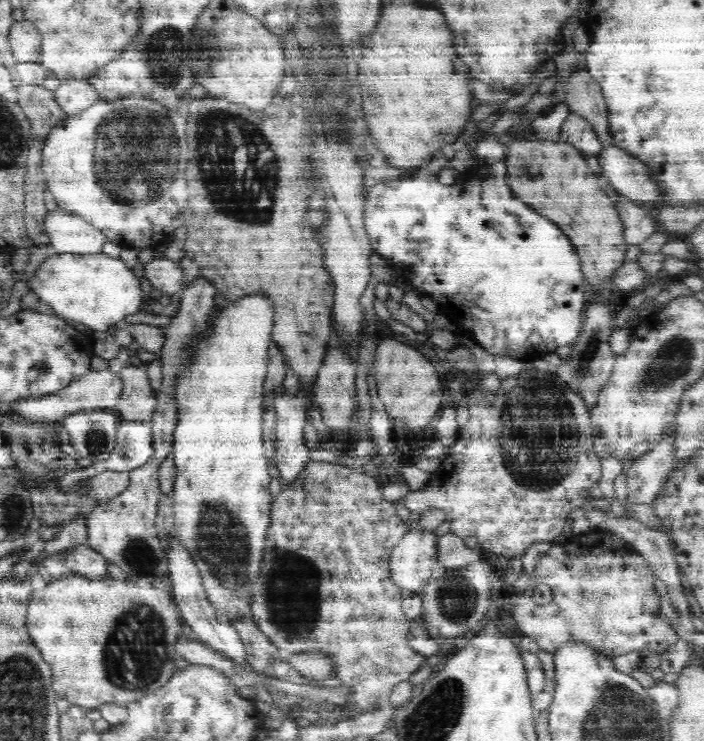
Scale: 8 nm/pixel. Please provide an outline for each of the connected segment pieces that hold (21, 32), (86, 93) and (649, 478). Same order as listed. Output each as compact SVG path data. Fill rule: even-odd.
M30 20L12 22L7 34L12 58L17 62L38 63L41 58L40 31Z
M89 78L62 79L55 94L56 101L62 105L62 109L66 113L84 110L100 99L100 91L96 89L96 85L92 84Z
M670 433L669 438L652 446L646 454L640 456L626 469L630 502L652 503L659 496L669 472L672 451Z

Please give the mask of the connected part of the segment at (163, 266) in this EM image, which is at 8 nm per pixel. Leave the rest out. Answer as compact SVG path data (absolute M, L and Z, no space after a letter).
M154 257L153 260L143 265L143 269L144 277L149 280L153 288L160 290L162 294L183 290L184 273L179 260Z

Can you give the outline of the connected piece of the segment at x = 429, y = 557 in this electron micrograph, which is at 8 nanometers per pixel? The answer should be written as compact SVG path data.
M411 528L402 540L392 548L389 556L391 581L405 594L419 594L432 578L432 568L437 564L437 536L432 531L424 532L420 528Z

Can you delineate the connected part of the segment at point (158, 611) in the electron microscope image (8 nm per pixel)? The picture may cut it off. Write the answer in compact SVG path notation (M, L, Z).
M76 572L68 573L62 578L52 579L50 582L45 582L42 588L30 589L30 600L28 600L28 608L26 608L26 628L28 628L28 636L32 640L32 644L38 648L38 652L44 656L44 660L48 664L52 664L54 670L54 690L66 698L72 704L77 704L88 709L99 709L100 706L106 702L118 704L128 704L132 700L138 700L150 694L158 688L162 688L171 677L170 672L176 670L174 660L178 656L175 651L175 646L183 637L187 635L182 629L182 620L180 620L180 611L178 605L173 600L173 592L163 588L160 584L156 583L135 583L130 578L122 580L122 578L112 578L109 572L102 574L101 577L88 577L88 575L78 575Z

